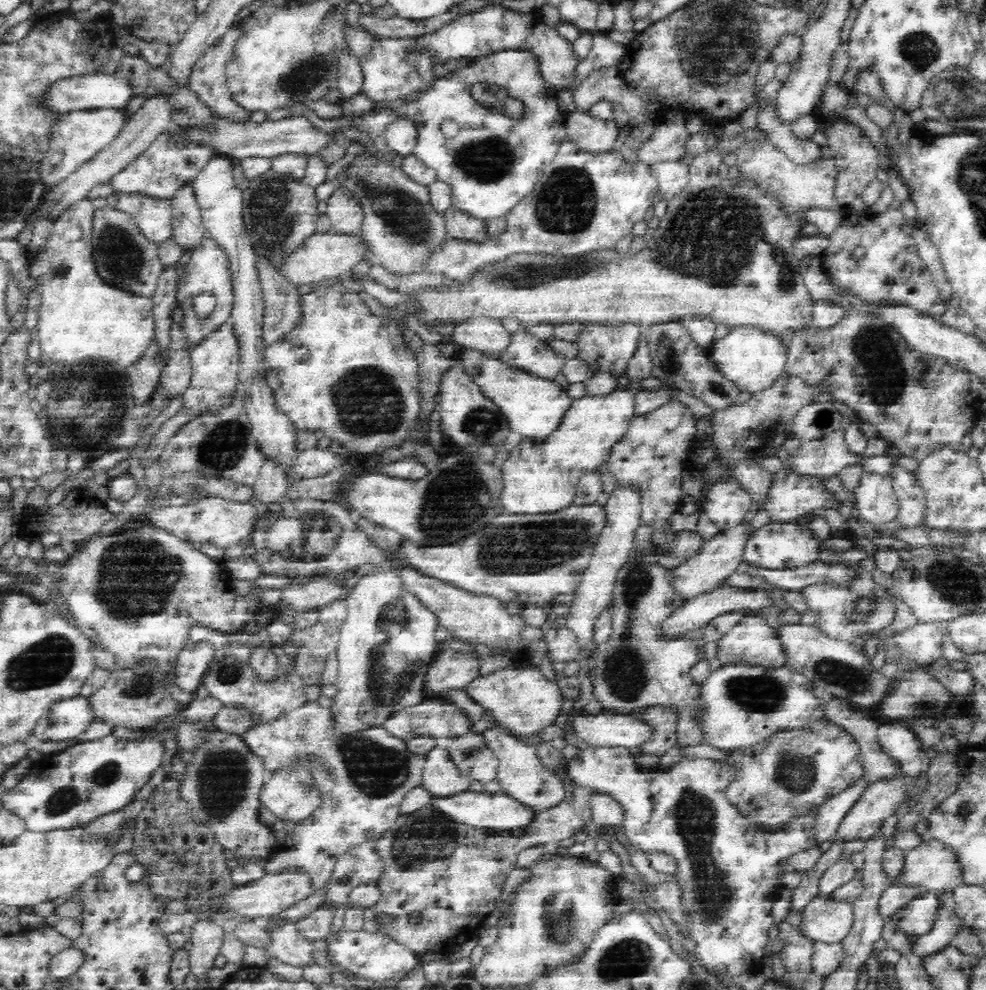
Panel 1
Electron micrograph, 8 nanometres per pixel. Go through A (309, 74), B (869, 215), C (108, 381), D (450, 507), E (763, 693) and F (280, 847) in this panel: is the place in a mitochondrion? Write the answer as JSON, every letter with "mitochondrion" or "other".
{"A":"mitochondrion","B":"other","C":"other","D":"mitochondrion","E":"mitochondrion","F":"other"}

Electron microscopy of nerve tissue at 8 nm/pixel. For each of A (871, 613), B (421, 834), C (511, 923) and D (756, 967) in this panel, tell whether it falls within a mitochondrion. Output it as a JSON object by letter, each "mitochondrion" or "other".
{"A":"other","B":"mitochondrion","C":"other","D":"other"}

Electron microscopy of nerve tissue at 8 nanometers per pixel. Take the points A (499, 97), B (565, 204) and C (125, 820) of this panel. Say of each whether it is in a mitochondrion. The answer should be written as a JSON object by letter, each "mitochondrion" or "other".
{"A":"mitochondrion","B":"mitochondrion","C":"other"}

